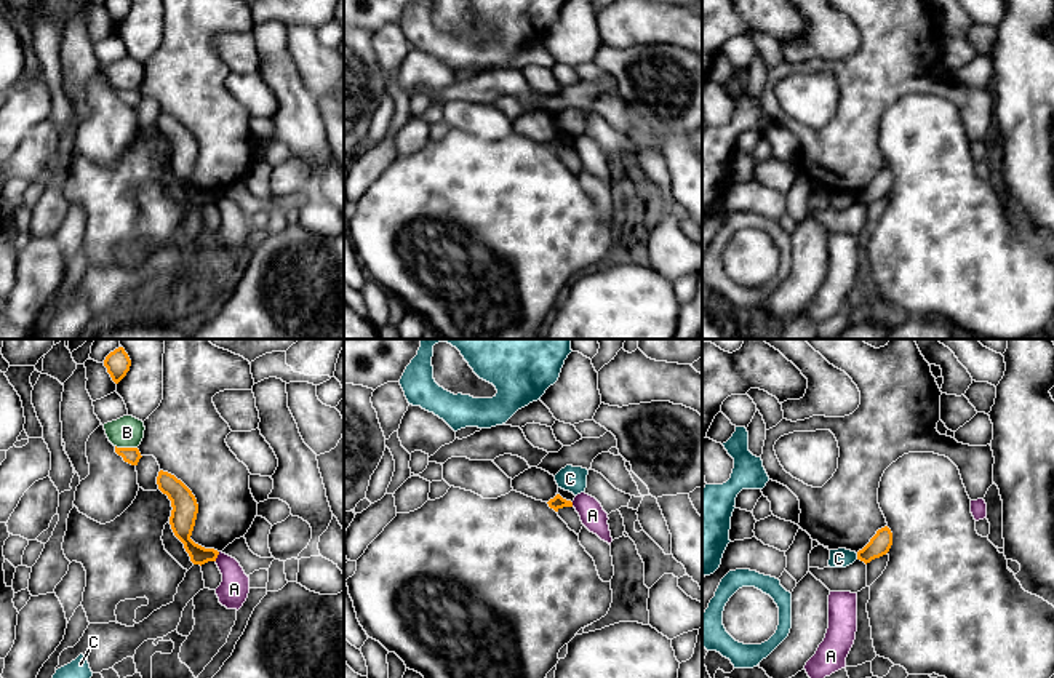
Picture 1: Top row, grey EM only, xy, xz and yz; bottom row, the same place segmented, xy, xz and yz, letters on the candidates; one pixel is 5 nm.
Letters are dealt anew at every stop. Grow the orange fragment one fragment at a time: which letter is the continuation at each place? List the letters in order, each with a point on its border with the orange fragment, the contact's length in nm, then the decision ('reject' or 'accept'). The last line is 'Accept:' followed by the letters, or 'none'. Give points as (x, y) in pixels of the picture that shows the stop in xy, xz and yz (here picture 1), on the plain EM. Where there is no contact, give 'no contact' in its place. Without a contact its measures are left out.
A: contact xy (216, 199); length 50 nm; reject
B: contact xy (127, 90); length 110 nm; reject
C: contact yz (858, 199); length 30 nm; reject
Accept: none

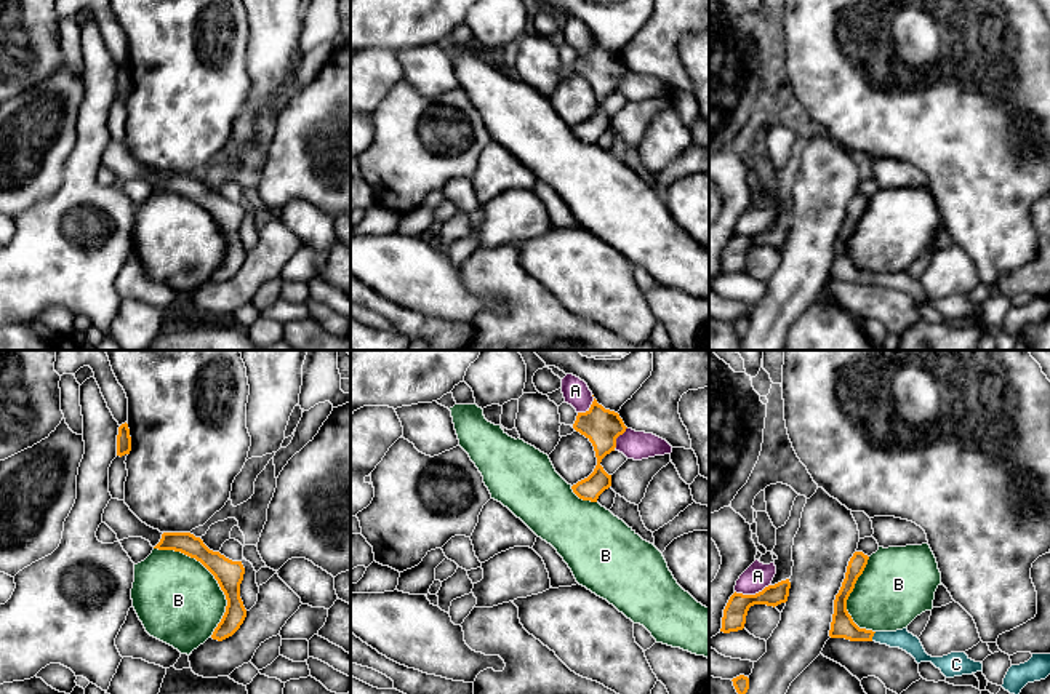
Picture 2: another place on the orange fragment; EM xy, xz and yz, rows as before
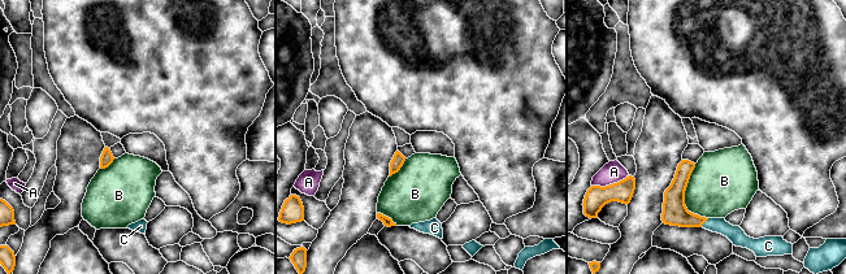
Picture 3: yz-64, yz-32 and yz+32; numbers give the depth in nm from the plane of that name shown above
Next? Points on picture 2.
A: contact yz (753, 237); length 190 nm; reject
B: contact xy (215, 219); length 550 nm; reject
C: contact yz (873, 277); length 50 nm; accept
Accept: C

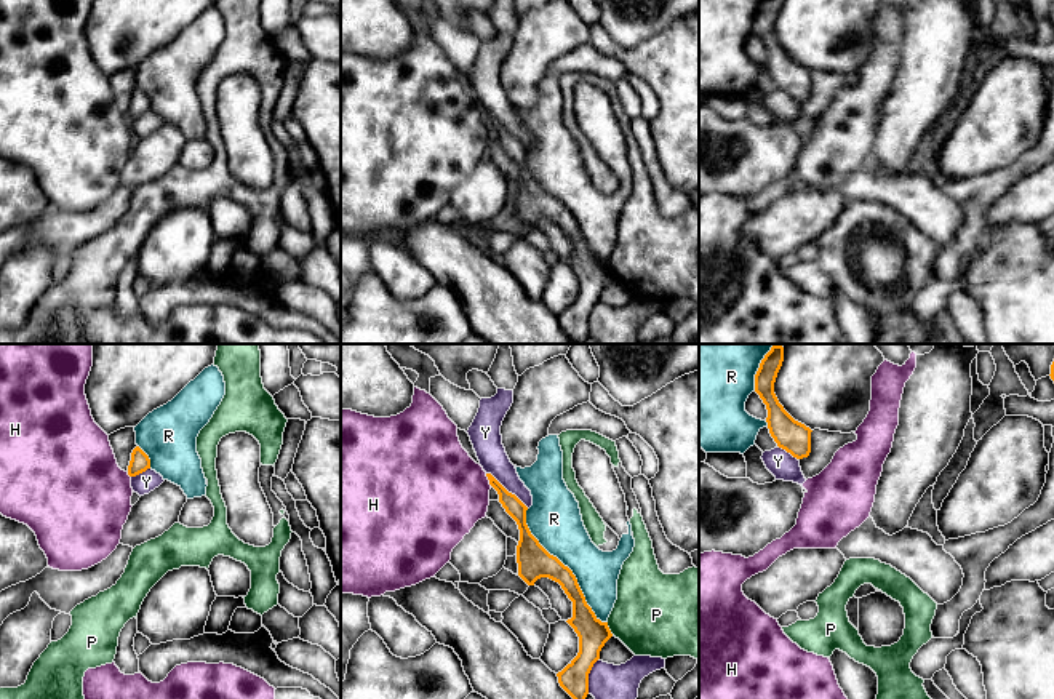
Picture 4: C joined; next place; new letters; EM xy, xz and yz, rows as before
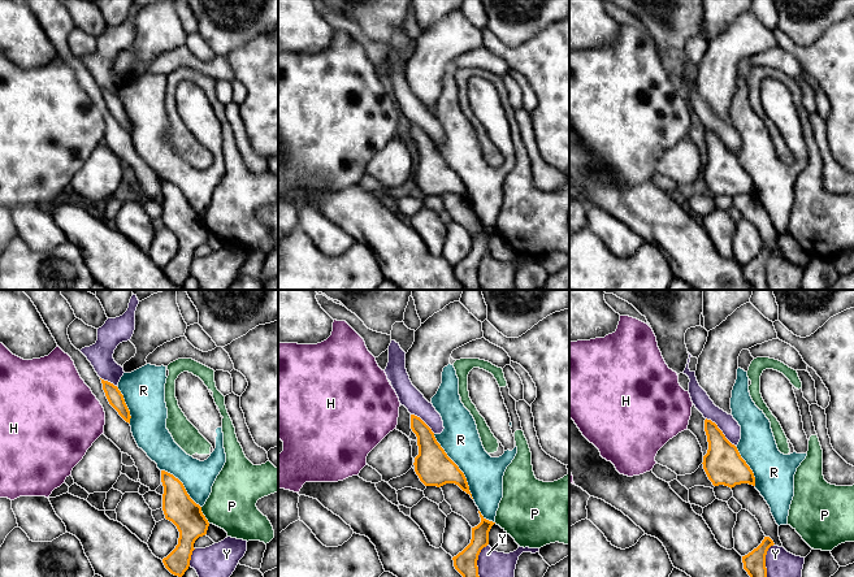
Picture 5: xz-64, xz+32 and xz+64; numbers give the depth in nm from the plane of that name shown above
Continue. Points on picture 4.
H: contact xz (488, 120); length 70 nm; reject
P: contact xz (608, 271); length 70 nm; reject
R: contact xz (566, 208); length 700 nm; reject
Y: contact xz (506, 131); length 280 nm; reject
Accept: none

